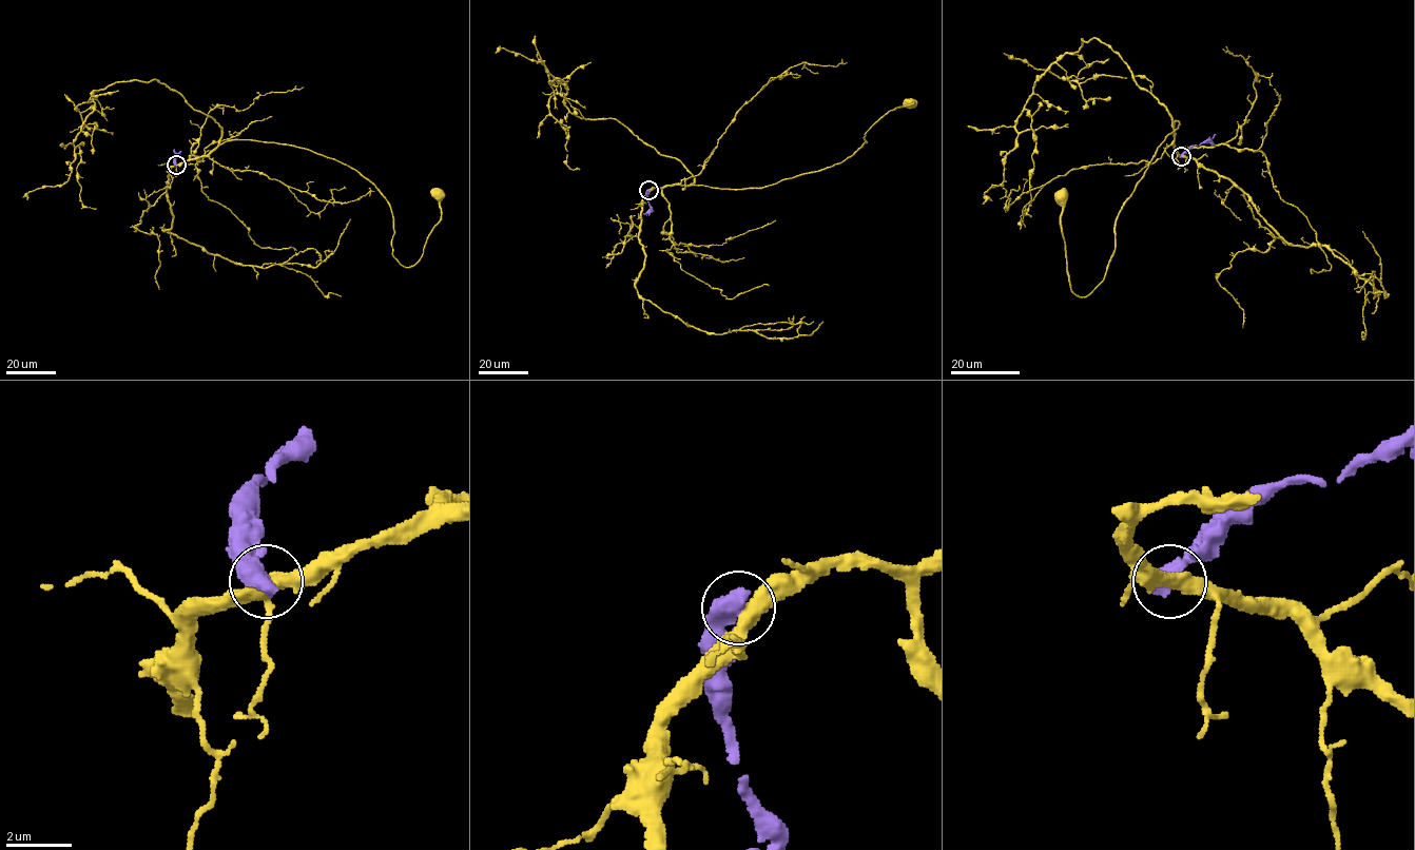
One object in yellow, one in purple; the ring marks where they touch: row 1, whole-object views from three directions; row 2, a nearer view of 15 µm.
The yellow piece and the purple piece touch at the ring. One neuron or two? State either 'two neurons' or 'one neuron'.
two neurons

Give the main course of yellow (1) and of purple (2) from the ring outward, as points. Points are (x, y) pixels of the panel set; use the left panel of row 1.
1: (176, 165), (233, 139), (335, 159), (385, 198), (392, 256), (405, 267), (418, 261), (440, 219), (438, 194)
2: (176, 165), (177, 155), (174, 149)

